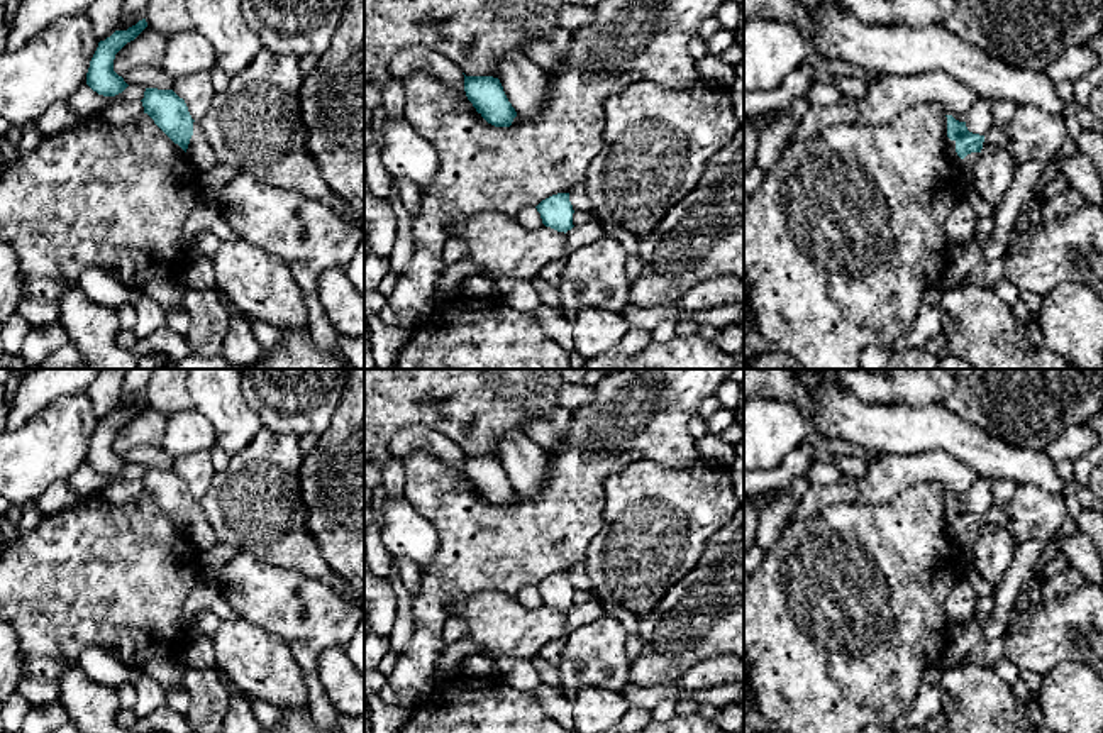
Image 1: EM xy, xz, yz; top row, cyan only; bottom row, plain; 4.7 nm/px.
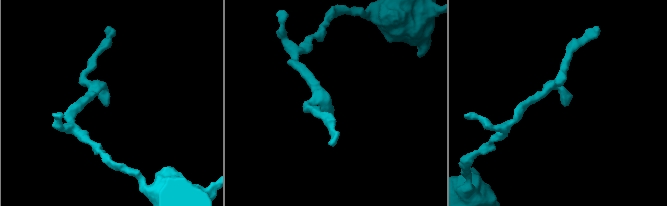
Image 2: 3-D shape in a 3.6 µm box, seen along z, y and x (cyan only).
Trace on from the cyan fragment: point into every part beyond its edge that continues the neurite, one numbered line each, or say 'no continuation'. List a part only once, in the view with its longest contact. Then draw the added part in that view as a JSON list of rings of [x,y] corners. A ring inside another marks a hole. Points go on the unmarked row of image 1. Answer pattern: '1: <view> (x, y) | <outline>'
1: yz (949, 525) | [[[945,496],[945,501],[944,501],[944,530],[945,530],[945,537],[947,540],[959,548],[962,538],[957,535],[956,532],[956,520],[951,520],[947,516],[947,496]]]

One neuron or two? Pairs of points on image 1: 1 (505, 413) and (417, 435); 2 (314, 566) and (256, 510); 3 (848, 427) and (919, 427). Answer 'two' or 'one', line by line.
1: two
2: one
3: one

